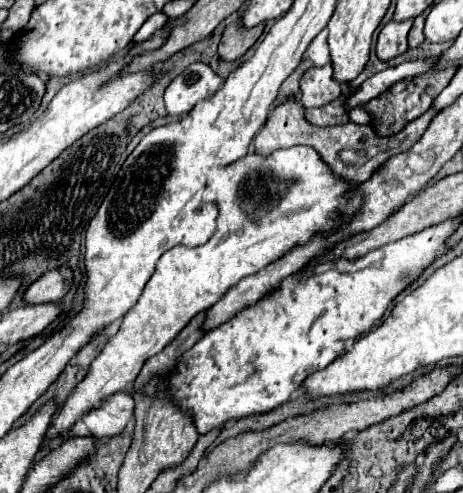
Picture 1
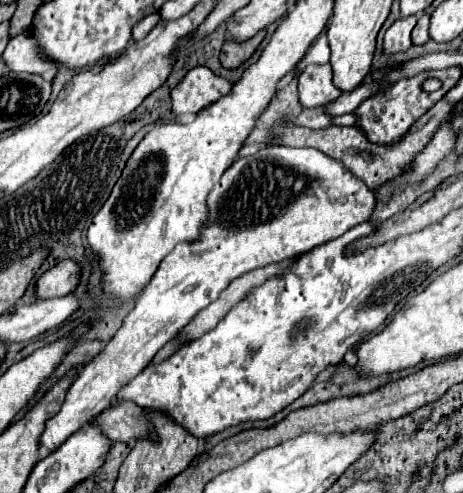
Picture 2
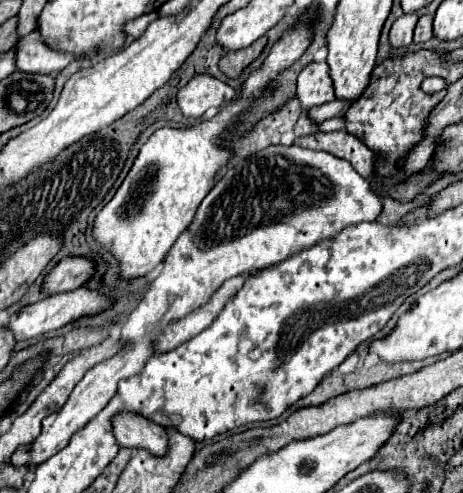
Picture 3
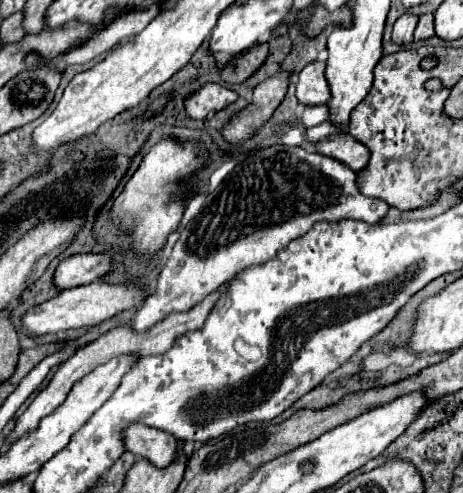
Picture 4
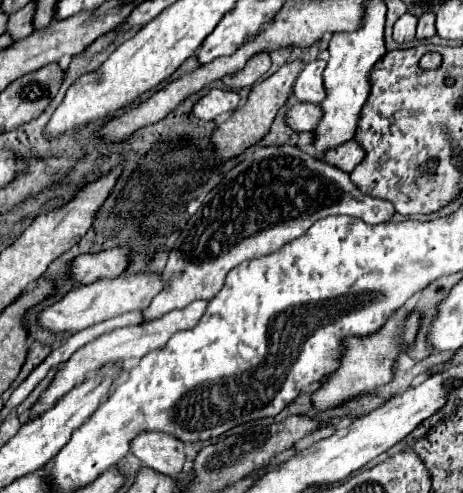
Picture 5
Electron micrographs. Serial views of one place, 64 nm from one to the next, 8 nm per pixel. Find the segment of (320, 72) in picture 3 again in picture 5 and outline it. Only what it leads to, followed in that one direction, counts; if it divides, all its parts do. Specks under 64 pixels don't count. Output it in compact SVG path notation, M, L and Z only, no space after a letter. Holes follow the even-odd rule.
M314 60L304 66L304 70L298 74L296 84L294 84L294 96L300 102L312 102L320 104L326 96L324 86L322 86L322 72L326 68L324 60Z

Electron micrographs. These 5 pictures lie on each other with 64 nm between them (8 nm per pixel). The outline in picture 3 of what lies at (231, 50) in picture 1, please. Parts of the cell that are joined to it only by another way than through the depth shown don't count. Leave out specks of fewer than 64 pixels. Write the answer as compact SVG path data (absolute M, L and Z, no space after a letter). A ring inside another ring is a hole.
M266 36L258 38L254 44L250 44L248 48L242 48L240 52L226 52L224 58L220 58L220 70L228 76L228 78L238 78L242 74L242 70L246 66L250 66L264 50L266 46Z

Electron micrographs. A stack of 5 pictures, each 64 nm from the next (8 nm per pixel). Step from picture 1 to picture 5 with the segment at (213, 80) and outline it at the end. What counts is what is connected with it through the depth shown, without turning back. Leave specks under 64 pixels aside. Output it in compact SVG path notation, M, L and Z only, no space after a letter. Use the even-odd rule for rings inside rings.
M214 88L194 106L194 116L198 116L200 120L216 120L220 114L234 112L238 104L240 104L238 92Z

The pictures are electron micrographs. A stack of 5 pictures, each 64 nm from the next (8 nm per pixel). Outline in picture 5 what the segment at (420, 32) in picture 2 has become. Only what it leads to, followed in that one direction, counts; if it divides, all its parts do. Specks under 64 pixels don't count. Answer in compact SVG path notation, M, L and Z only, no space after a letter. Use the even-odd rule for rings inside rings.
M424 12L418 20L418 32L416 32L416 38L418 40L428 40L436 34L436 28L434 28L434 12Z

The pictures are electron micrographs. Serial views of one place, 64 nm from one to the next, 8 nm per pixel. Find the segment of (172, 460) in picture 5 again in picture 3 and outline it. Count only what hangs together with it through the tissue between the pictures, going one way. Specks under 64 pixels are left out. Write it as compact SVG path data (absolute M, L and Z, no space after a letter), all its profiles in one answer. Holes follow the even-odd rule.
M120 412L112 424L114 424L114 436L120 446L144 448L156 458L166 456L168 434L162 426L132 412Z

